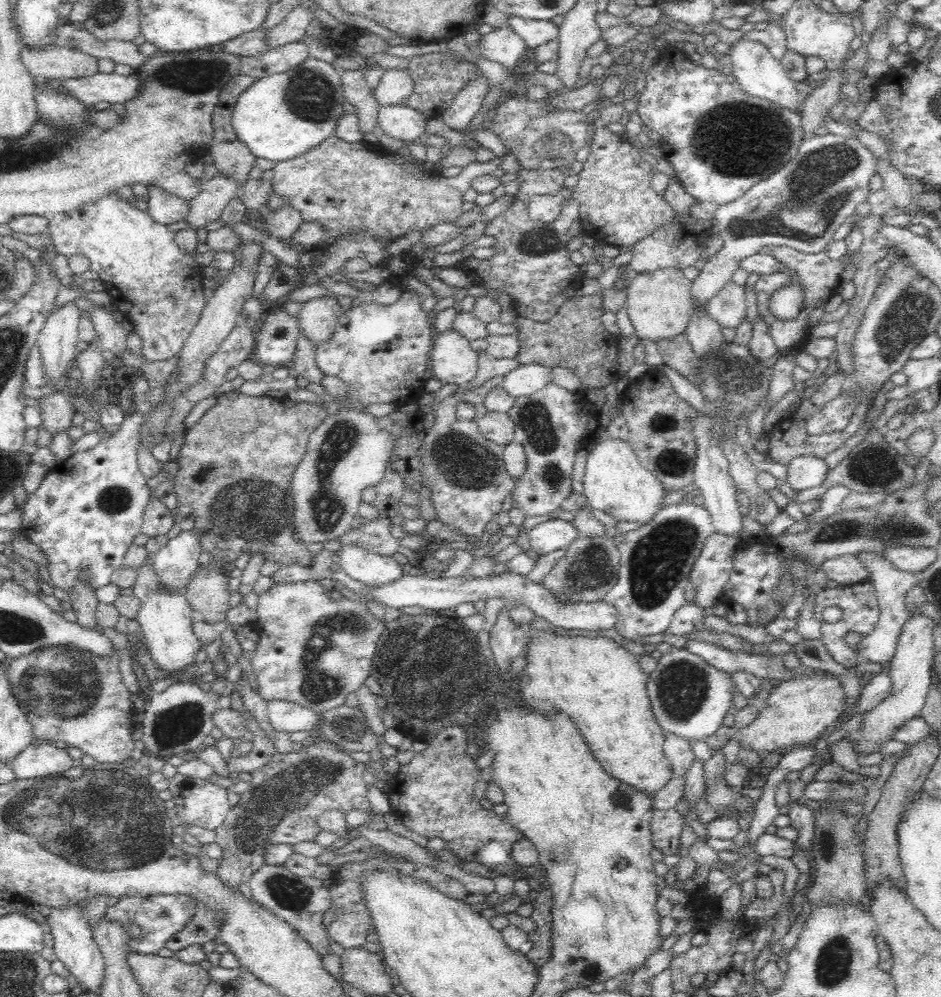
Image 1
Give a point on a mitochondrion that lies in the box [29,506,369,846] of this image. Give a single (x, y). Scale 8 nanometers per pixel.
(178, 725)

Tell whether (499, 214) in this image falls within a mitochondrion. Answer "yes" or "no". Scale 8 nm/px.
no

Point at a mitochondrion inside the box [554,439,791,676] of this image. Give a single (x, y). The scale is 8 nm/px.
(656, 568)

